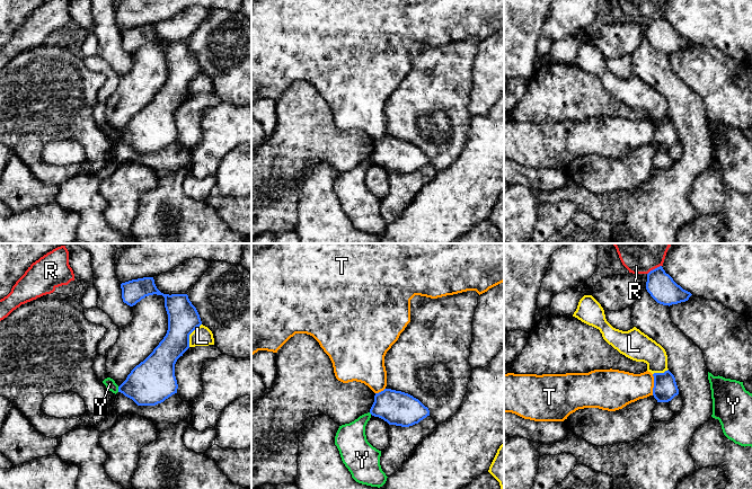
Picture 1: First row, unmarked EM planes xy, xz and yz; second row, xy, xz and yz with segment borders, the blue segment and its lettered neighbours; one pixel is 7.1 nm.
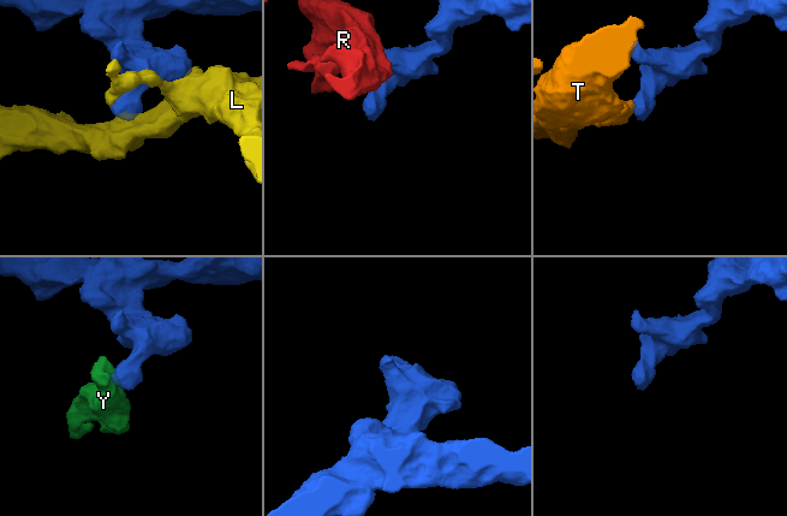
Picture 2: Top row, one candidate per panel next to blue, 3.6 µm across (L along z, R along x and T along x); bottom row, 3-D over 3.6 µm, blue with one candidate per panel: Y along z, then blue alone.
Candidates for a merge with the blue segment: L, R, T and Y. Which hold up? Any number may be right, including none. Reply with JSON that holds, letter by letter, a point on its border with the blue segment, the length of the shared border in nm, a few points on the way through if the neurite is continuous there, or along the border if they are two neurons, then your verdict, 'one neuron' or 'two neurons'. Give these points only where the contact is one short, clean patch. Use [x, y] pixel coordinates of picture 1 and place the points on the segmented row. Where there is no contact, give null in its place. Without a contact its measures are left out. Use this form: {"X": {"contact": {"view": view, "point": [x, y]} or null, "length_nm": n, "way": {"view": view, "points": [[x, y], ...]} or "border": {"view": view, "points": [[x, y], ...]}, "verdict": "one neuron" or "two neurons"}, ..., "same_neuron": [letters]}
{"L": {"contact": {"view": "xy", "point": [189, 334]}, "length_nm": 190, "verdict": "two neurons"}, "R": {"contact": {"view": "yz", "point": [655, 268]}, "length_nm": 120, "border": {"view": "yz", "points": [[661, 265], [647, 274]]}, "verdict": "two neurons"}, "T": {"contact": {"view": "yz", "point": [654, 384]}, "length_nm": 150, "verdict": "two neurons"}, "Y": {"contact": {"view": "xy", "point": [118, 389]}, "length_nm": 40, "border": {"view": "xy", "points": [[117, 387], [118, 391]]}, "verdict": "two neurons"}, "same_neuron": []}

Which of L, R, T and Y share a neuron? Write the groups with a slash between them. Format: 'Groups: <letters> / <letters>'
Groups: L / R / T / Y

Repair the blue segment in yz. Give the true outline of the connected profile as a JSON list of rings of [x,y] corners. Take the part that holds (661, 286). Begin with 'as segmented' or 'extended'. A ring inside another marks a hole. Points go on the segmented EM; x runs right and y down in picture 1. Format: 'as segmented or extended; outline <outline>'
as segmented; outline [[[662,266],[647,274],[646,290],[657,303],[669,306],[685,302],[692,295],[678,285]]]

